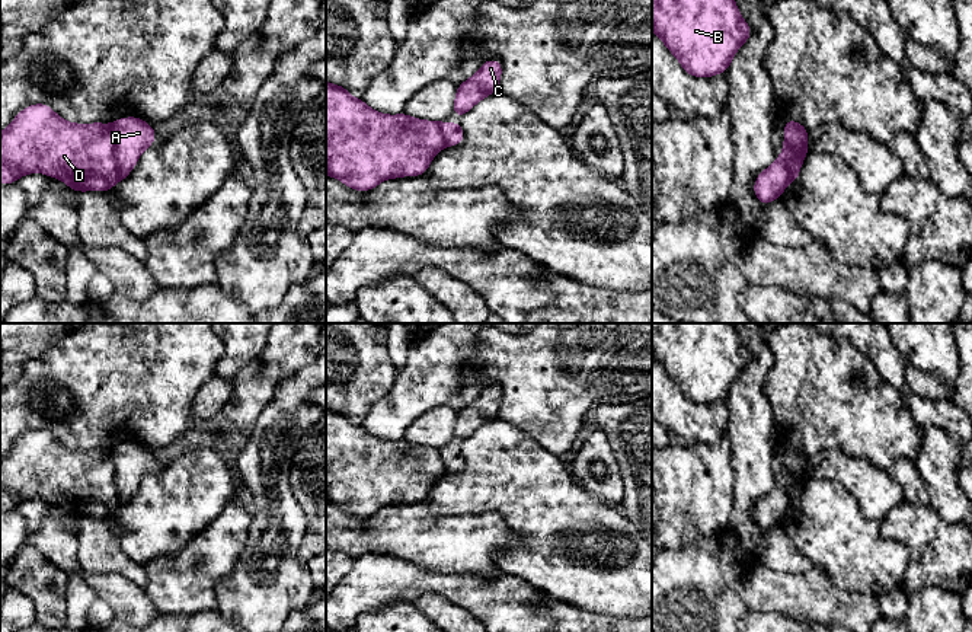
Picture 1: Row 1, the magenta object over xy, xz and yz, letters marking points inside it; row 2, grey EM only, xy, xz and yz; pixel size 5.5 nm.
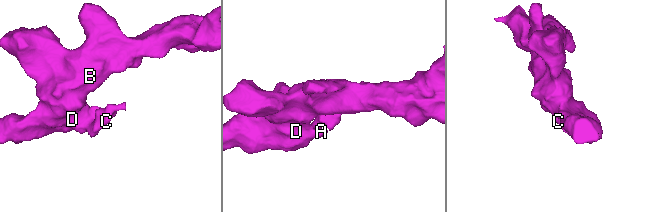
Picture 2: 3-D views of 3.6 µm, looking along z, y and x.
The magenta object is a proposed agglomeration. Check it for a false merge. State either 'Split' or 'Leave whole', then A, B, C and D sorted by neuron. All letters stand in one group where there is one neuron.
Split. Groups: A C / B D

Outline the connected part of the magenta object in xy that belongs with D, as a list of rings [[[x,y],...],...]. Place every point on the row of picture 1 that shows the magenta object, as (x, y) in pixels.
[[[45,103],[26,106],[0,133],[0,183],[15,183],[17,178],[36,172],[61,179],[77,192],[108,192],[118,182],[111,125],[67,122]]]

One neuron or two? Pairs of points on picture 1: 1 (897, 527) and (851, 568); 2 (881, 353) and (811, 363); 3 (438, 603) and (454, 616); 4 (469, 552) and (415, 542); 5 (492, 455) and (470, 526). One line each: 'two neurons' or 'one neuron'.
1: two neurons
2: two neurons
3: one neuron
4: one neuron
5: two neurons

